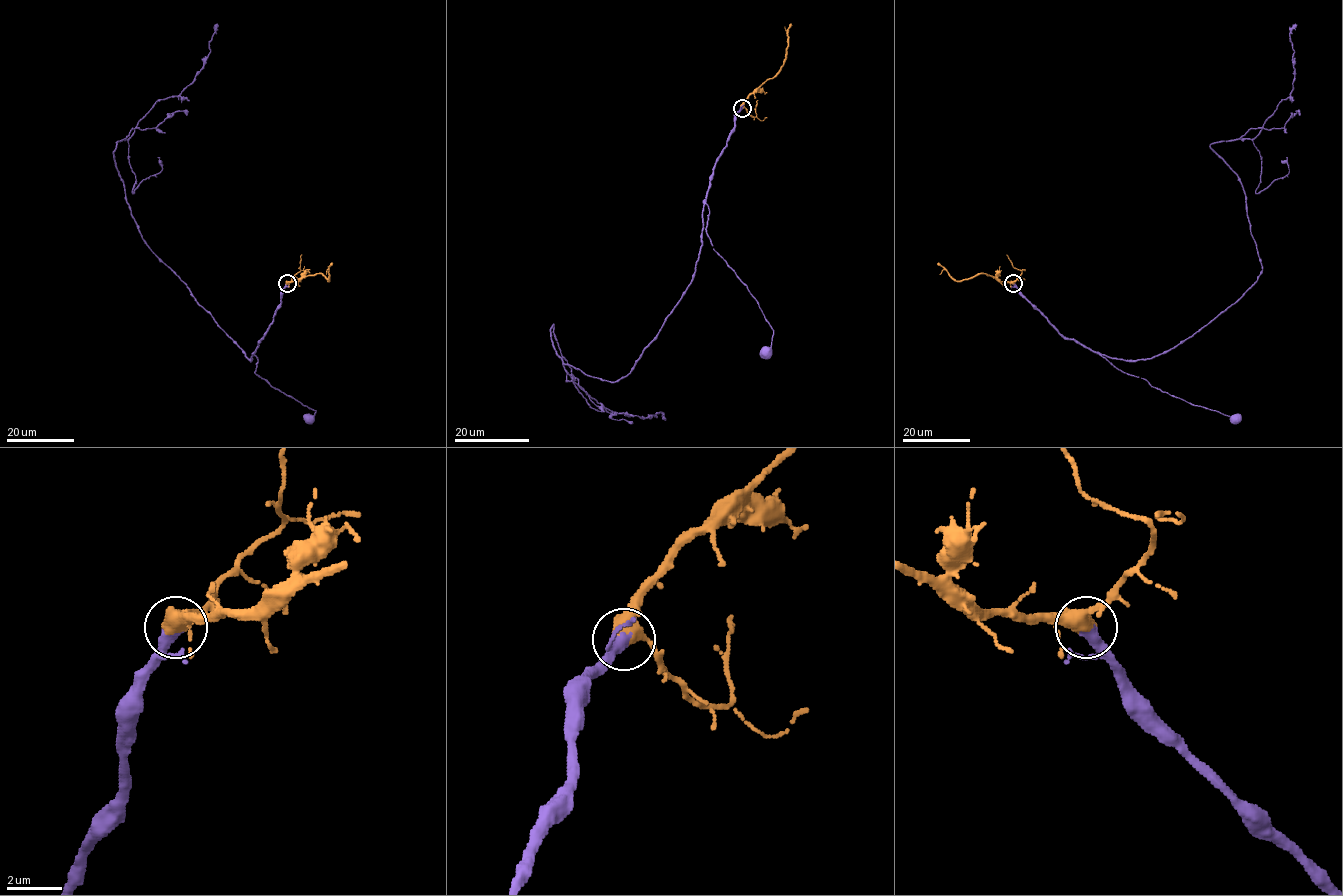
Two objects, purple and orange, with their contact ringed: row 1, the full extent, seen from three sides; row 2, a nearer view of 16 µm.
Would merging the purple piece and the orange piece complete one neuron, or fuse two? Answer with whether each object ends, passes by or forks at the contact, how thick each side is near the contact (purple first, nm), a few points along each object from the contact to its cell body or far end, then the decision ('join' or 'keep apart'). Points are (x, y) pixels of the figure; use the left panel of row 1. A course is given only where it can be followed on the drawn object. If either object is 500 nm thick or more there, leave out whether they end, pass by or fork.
calibres 440 and 550 nm; course purple (287, 283), (274, 321), (254, 351), (258, 360), (255, 372), (271, 386), (315, 411), (308, 420); course orange (287, 283), (320, 273), (329, 280), (329, 267), (332, 263); join

